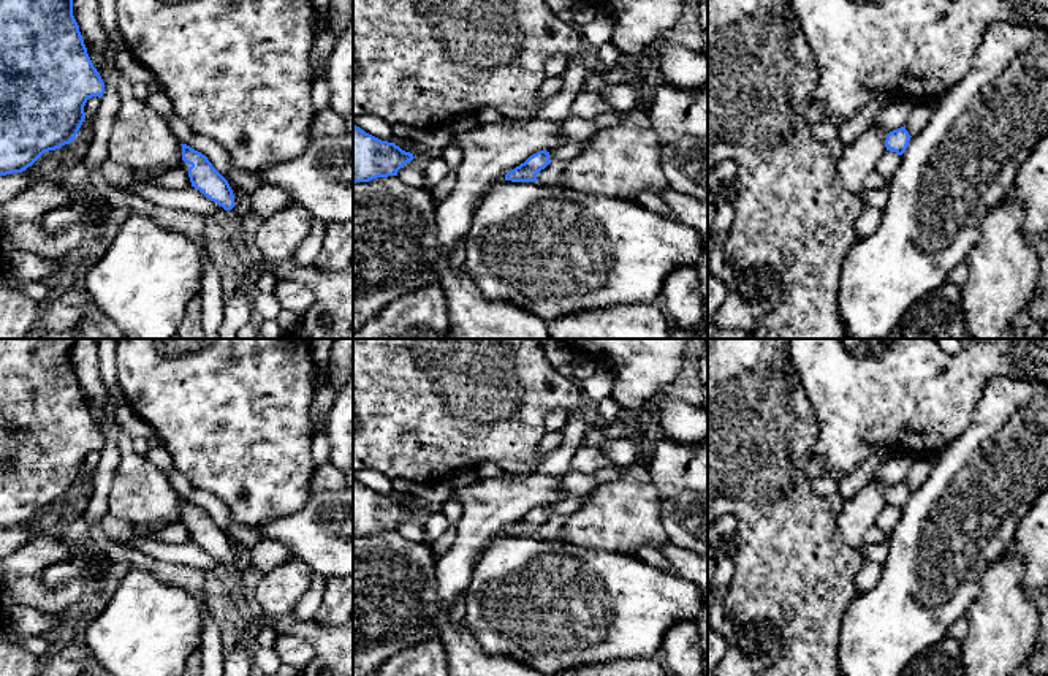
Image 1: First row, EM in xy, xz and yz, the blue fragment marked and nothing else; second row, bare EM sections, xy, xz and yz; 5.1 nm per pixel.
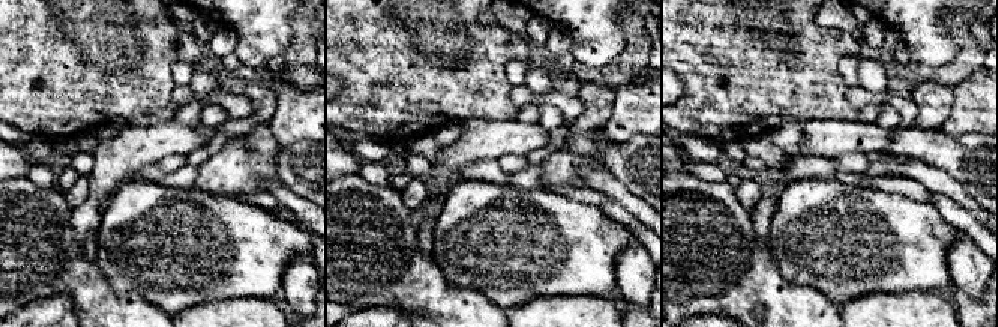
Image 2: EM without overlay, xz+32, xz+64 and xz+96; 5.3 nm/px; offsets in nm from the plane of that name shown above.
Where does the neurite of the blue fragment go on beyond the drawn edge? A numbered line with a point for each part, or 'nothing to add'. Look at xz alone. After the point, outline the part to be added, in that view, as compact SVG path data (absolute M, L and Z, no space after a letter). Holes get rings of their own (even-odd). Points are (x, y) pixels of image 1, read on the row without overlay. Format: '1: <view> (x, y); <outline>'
nothing to add

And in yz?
nothing to add

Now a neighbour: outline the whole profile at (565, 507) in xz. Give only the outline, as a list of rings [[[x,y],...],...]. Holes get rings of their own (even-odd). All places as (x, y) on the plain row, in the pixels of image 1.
[[[597,486],[584,497],[579,499],[562,499],[557,503],[549,507],[549,515],[551,516],[570,516],[573,515],[576,510],[581,508],[581,505],[595,492]]]

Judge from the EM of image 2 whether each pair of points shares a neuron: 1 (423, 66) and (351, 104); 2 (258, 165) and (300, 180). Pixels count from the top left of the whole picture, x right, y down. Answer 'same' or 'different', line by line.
1: same
2: different

